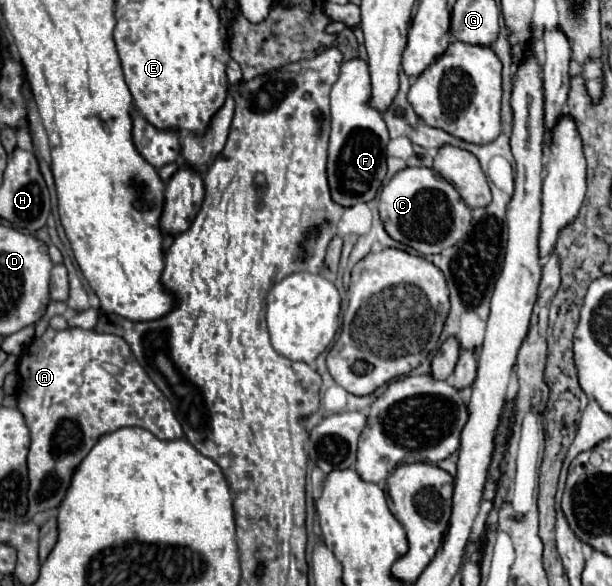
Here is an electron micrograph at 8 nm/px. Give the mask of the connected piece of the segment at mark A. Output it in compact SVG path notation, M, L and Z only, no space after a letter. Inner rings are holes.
M48 327L42 337L34 339L22 351L18 373L22 377L18 409L22 411L26 425L32 433L32 443L28 451L30 487L28 487L28 511L24 515L26 519L34 517L40 511L60 507L70 487L70 479L74 471L78 469L82 459L90 453L90 449L98 443L102 435L118 431L122 427L142 427L164 441L184 437L182 425L178 423L170 401L154 385L154 381L148 377L144 367L136 361L134 353L130 351L130 345L118 335L98 333L94 329L78 329L78 327L62 329L62 331ZM108 363L120 369L120 373L110 373L106 369Z

